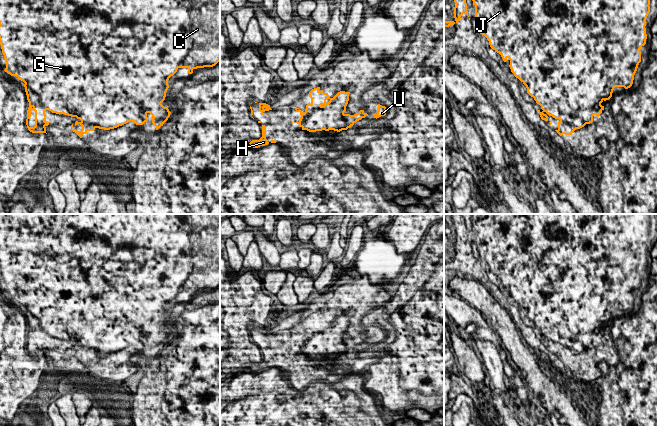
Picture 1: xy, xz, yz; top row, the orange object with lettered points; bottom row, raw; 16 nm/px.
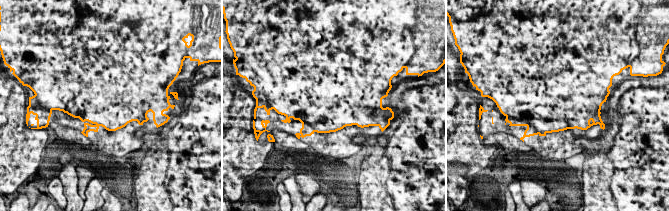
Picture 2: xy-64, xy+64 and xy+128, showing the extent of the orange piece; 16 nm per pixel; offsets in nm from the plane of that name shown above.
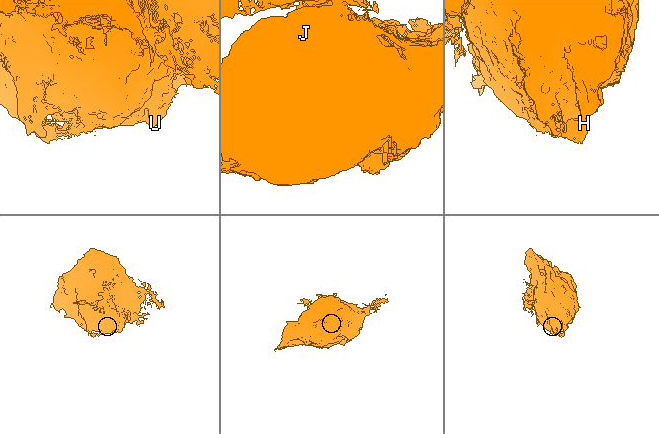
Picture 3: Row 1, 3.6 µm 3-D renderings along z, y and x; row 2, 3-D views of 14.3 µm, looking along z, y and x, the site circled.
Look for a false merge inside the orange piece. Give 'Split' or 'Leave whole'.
Split

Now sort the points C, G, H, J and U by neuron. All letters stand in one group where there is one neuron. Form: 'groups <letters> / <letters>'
groups C G J U / H

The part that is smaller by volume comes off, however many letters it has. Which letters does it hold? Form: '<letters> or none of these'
H

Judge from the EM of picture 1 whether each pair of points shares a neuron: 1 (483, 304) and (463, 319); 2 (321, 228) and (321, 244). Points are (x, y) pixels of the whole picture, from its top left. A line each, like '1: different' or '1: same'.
1: different
2: same

